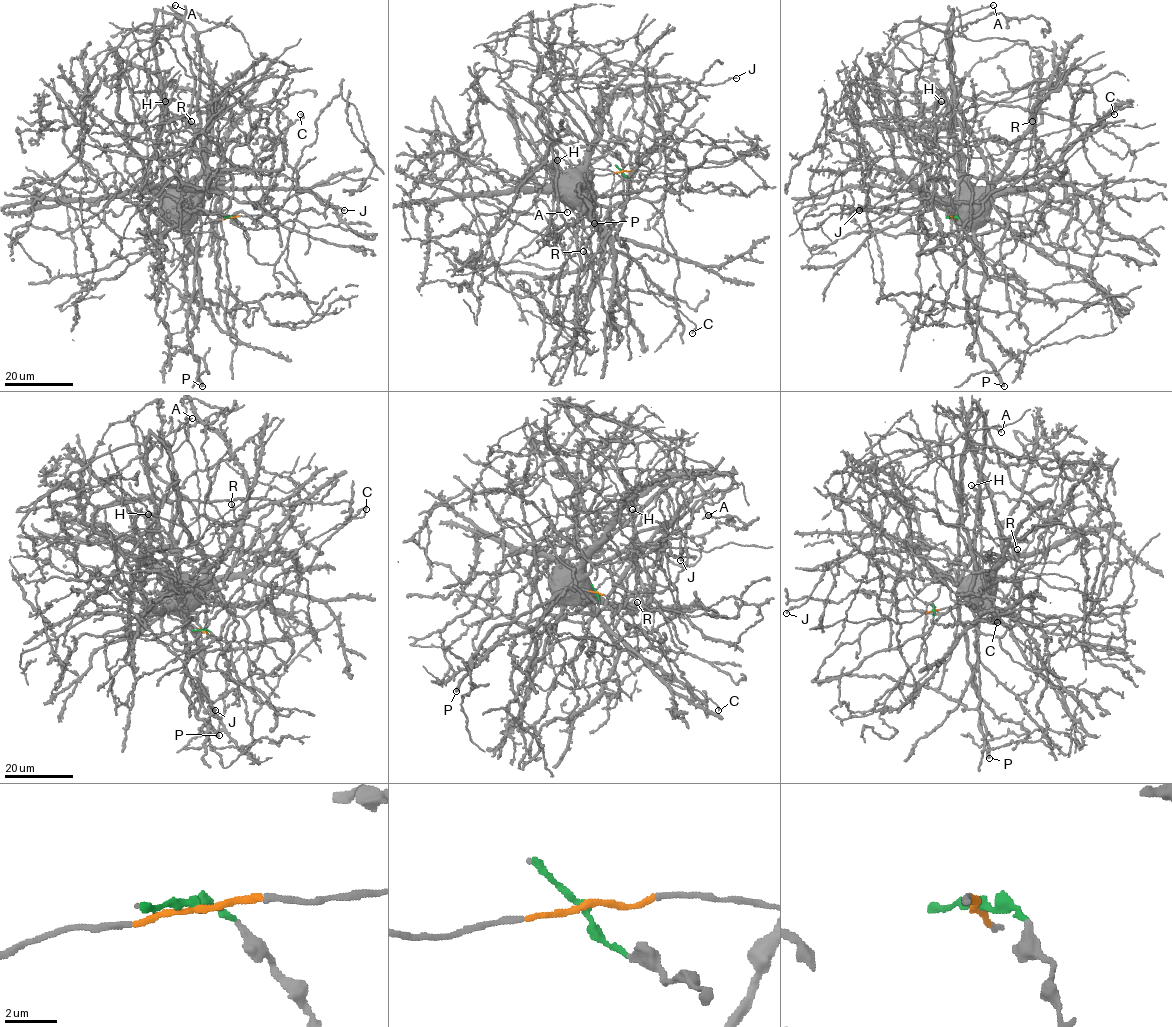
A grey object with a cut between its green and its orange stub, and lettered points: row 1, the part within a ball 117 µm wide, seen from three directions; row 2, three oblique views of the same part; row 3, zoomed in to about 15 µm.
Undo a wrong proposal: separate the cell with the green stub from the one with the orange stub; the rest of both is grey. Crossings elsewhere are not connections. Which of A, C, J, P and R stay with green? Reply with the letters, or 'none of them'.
J, R

